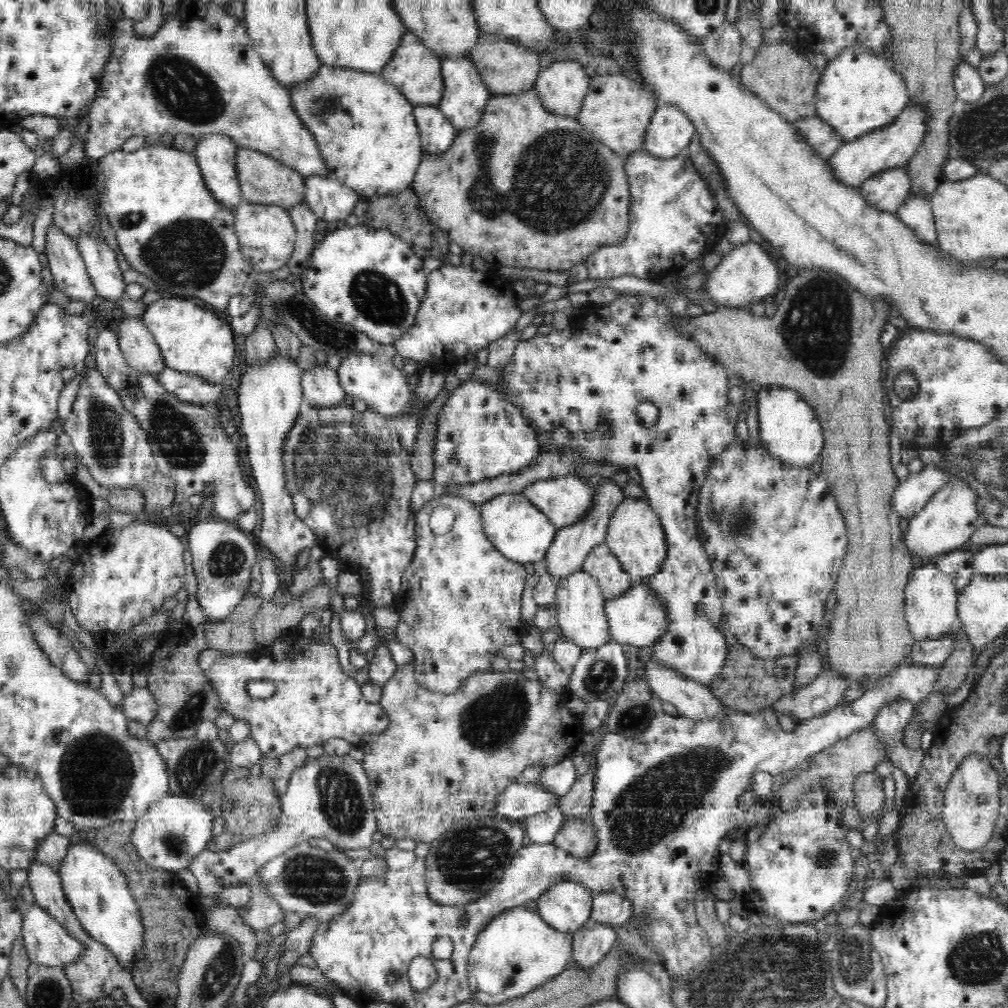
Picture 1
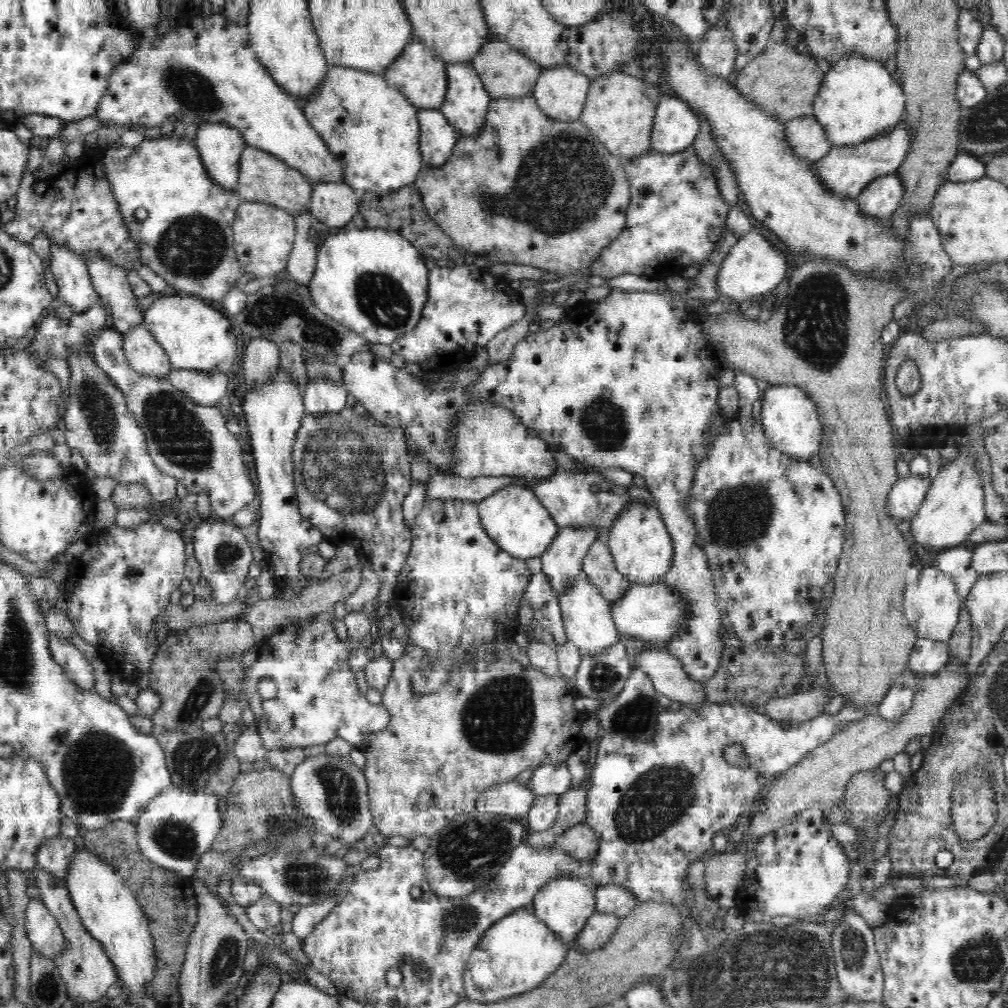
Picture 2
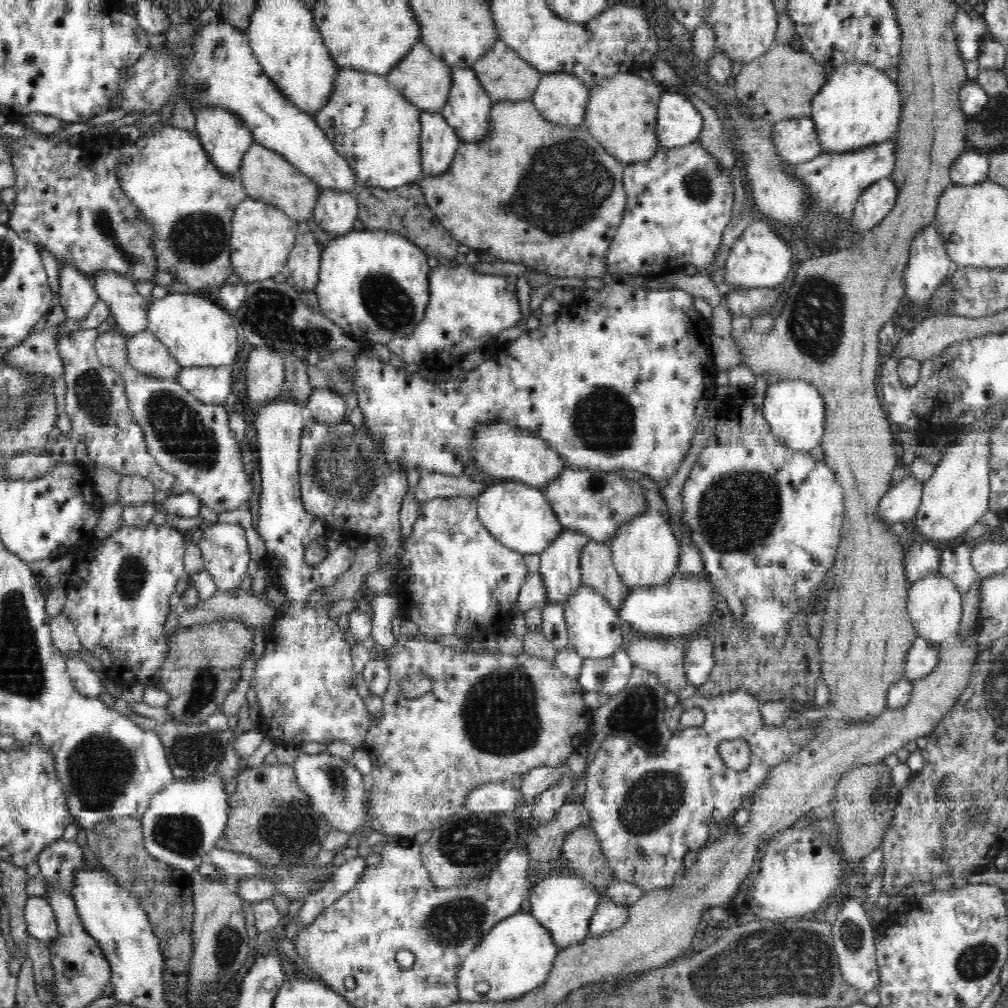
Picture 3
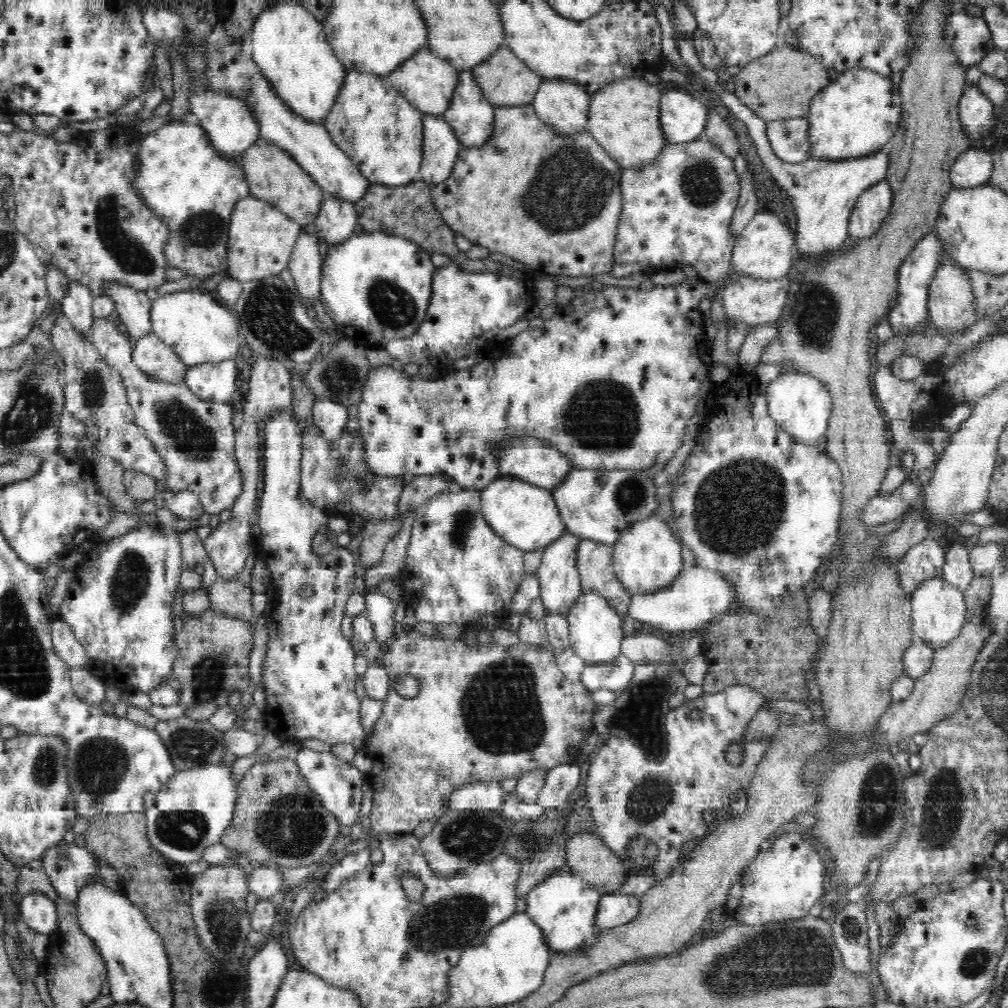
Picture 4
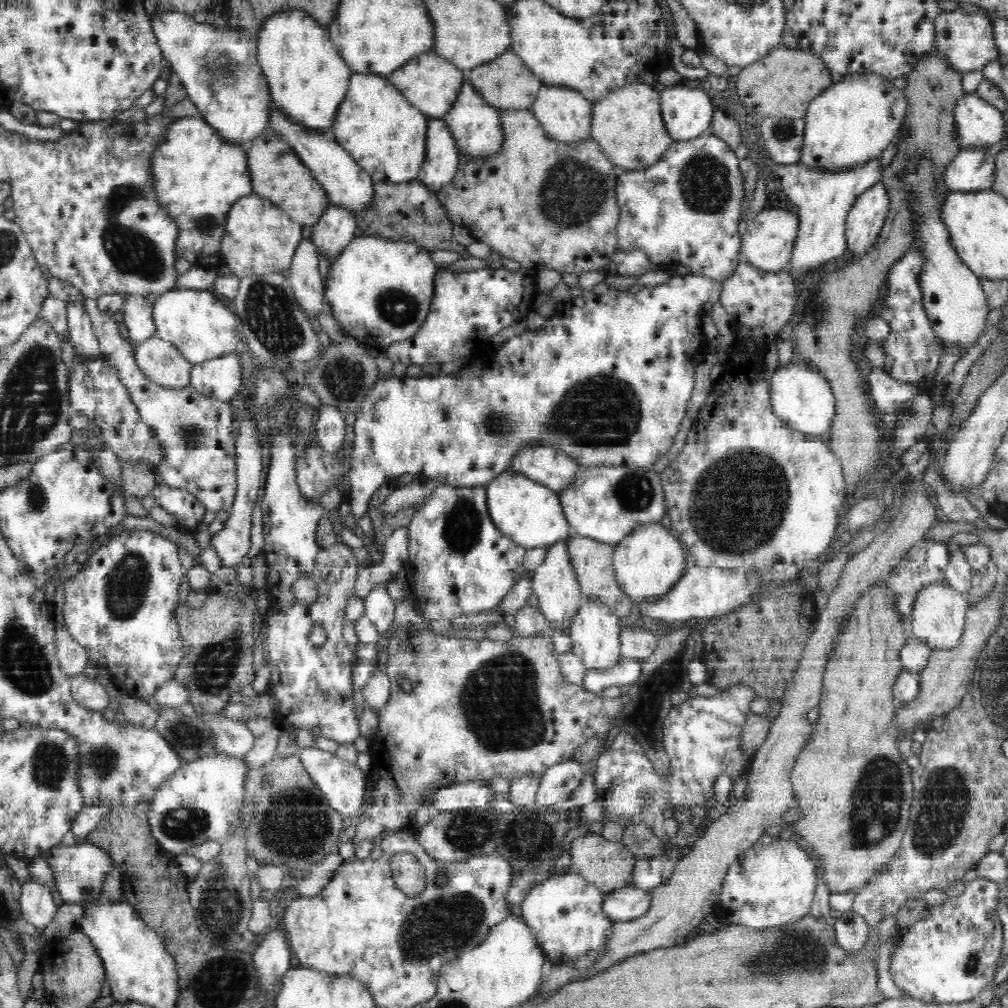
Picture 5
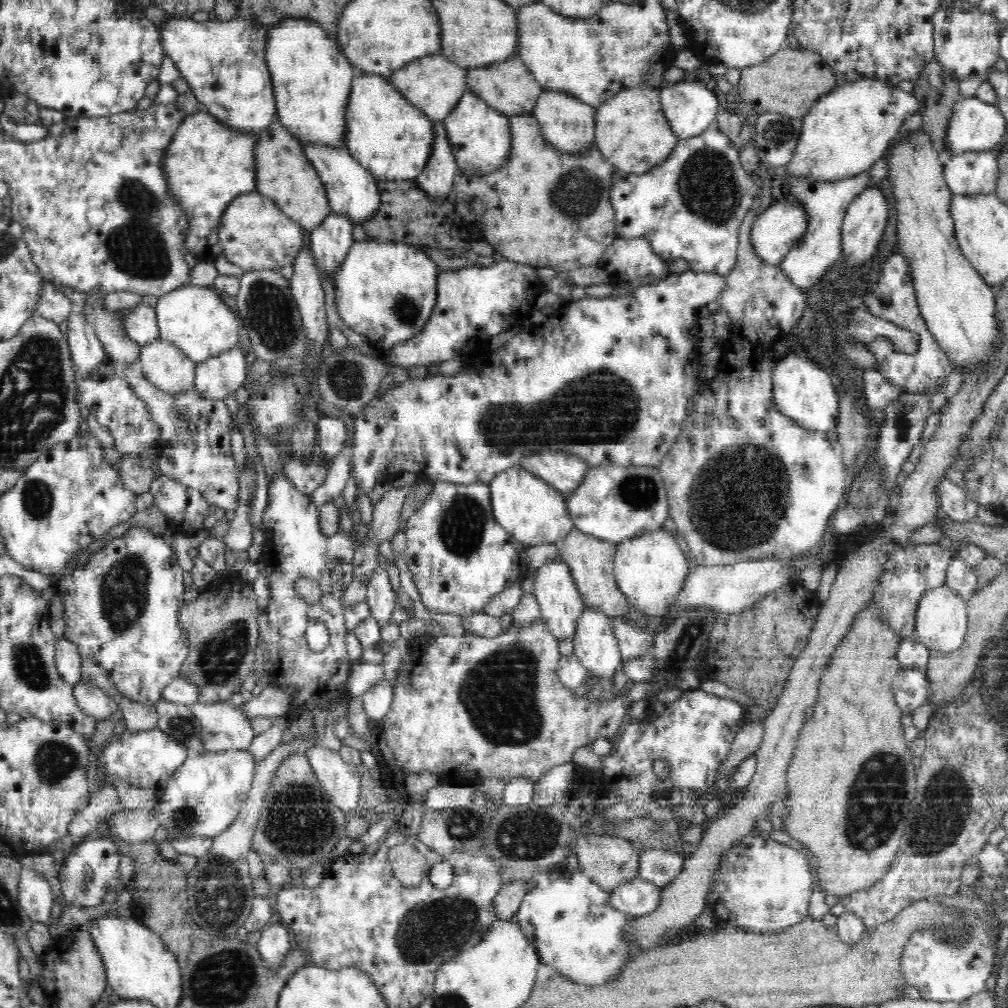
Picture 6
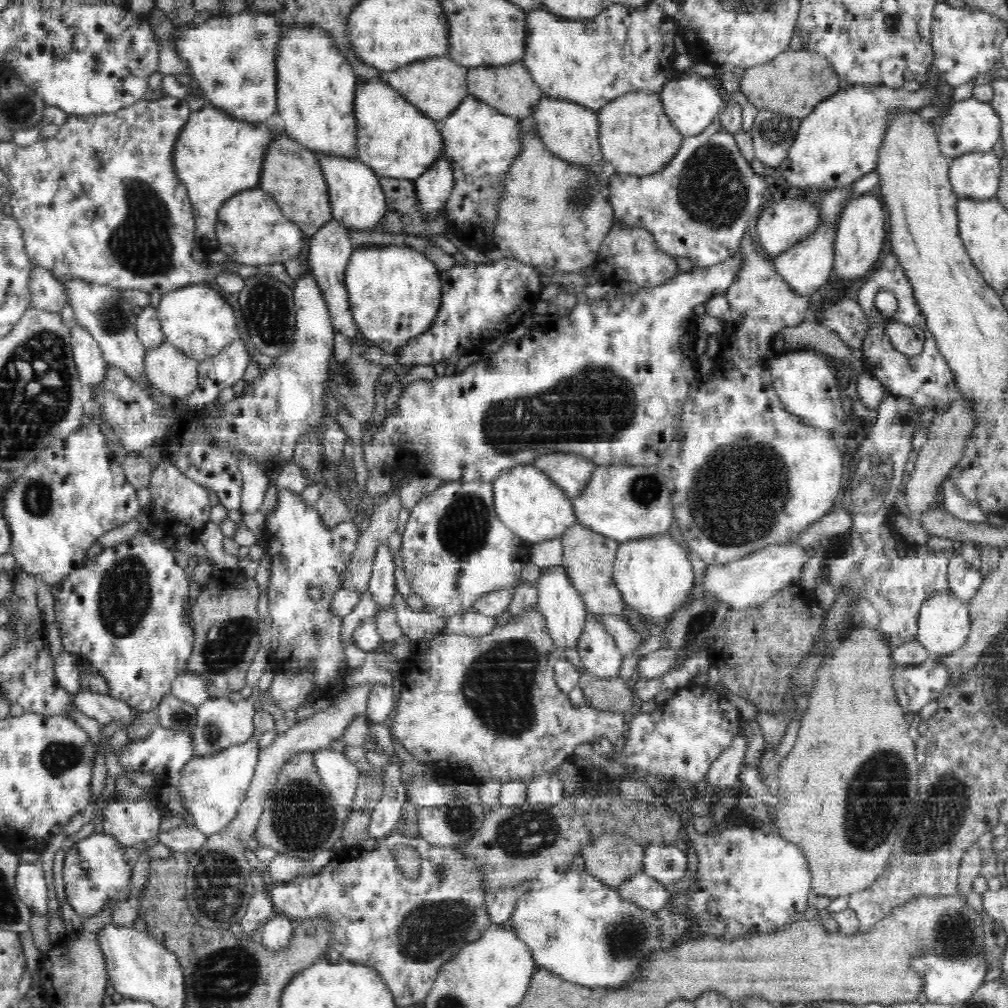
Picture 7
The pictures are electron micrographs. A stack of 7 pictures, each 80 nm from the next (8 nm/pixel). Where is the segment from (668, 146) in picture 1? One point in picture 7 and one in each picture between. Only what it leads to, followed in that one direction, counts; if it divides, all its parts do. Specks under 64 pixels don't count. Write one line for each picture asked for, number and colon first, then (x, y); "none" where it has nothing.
2: (676, 125)
3: (679, 123)
4: (683, 118)
5: (687, 112)
6: (690, 107)
7: (691, 102)

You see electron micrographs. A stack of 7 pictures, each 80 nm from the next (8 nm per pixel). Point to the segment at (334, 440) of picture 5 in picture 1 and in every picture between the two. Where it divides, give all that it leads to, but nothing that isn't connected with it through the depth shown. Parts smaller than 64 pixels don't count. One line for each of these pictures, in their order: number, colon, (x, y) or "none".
1: (321, 386)
2: (321, 396)
3: (325, 406)
4: (329, 416)

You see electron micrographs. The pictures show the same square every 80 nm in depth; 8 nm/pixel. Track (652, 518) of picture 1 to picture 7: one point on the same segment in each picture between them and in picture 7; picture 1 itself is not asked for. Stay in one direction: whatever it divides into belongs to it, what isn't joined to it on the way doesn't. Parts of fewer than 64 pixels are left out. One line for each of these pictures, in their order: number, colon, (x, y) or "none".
2: (641, 545)
3: (645, 552)
4: (648, 556)
5: (648, 563)
6: (651, 570)
7: (653, 574)

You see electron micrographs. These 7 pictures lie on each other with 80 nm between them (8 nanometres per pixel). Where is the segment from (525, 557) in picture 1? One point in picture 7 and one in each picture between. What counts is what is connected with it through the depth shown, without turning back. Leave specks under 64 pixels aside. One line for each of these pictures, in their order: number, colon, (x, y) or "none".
2: (514, 517)
3: (518, 515)
4: (526, 516)
5: (531, 514)
6: (533, 512)
7: (525, 498)

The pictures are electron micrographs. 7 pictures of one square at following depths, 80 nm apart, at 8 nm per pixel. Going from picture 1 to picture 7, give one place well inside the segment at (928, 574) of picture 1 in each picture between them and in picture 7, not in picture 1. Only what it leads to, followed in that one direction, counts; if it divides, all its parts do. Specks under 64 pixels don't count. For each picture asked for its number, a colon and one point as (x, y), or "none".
2: (932, 605)
3: (935, 607)
4: (939, 611)
5: (939, 615)
6: (941, 625)
7: (944, 620)

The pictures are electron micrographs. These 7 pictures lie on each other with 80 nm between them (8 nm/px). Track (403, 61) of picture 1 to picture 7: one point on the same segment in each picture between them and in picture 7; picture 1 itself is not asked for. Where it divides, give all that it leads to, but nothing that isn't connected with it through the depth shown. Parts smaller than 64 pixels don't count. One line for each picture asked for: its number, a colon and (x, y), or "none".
2: (418, 73)
3: (424, 79)
4: (428, 82)
5: (430, 83)
6: (433, 84)
7: (437, 86)

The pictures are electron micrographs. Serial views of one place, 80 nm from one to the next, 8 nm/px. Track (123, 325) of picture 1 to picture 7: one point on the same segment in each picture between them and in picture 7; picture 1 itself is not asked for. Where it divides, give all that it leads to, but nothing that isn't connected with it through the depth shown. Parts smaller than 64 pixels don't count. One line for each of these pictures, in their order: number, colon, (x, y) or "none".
2: (145, 355)
3: (146, 354)
4: (151, 355)
5: (159, 361)
6: (165, 366)
7: (167, 368)

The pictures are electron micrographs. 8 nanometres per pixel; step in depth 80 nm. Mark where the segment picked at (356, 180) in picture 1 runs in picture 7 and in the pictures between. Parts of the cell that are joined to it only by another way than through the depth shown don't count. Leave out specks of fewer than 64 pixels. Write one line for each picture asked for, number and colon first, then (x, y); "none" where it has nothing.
2: (372, 128)
3: (375, 128)
4: (371, 121)
5: (386, 135)
6: (394, 140)
7: (396, 140)

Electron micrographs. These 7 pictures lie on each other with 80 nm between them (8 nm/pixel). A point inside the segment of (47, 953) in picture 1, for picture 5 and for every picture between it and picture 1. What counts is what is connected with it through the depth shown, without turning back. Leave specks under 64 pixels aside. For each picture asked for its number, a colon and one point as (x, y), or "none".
2: (42, 929)
3: (39, 917)
4: (40, 914)
5: (37, 906)

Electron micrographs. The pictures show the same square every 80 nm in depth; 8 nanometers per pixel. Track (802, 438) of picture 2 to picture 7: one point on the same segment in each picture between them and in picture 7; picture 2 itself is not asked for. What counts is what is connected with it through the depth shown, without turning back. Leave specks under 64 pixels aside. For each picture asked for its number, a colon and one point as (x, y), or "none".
3: (795, 410)
4: (800, 404)
5: (801, 396)
6: (803, 390)
7: (806, 383)

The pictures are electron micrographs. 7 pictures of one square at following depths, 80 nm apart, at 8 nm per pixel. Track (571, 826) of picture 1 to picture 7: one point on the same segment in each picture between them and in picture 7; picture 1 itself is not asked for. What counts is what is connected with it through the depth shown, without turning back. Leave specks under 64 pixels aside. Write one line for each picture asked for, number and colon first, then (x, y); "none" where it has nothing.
2: (580, 843)
3: (581, 849)
4: (587, 856)
5: (609, 865)
6: (610, 861)
7: (613, 858)

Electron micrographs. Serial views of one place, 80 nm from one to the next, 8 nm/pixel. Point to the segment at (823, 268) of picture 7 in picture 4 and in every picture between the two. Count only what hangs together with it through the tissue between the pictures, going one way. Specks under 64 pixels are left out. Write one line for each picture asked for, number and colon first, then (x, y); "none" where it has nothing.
4: (823, 193)
5: (823, 199)
6: (826, 203)

